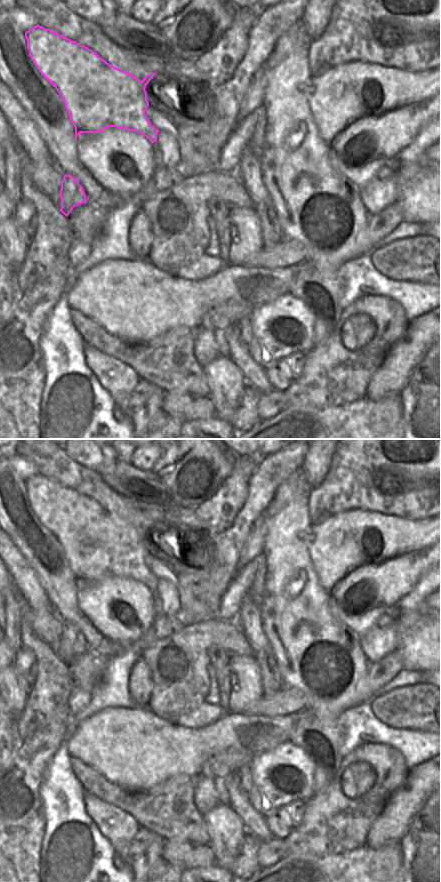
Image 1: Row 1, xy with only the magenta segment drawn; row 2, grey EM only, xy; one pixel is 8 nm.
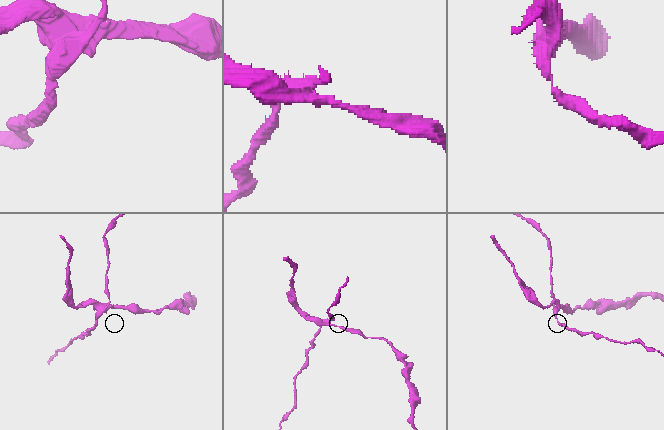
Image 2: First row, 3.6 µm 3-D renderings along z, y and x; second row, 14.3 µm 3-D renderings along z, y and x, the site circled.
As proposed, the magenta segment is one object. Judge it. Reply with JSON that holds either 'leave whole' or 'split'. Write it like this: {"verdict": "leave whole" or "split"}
{"verdict": "split"}

